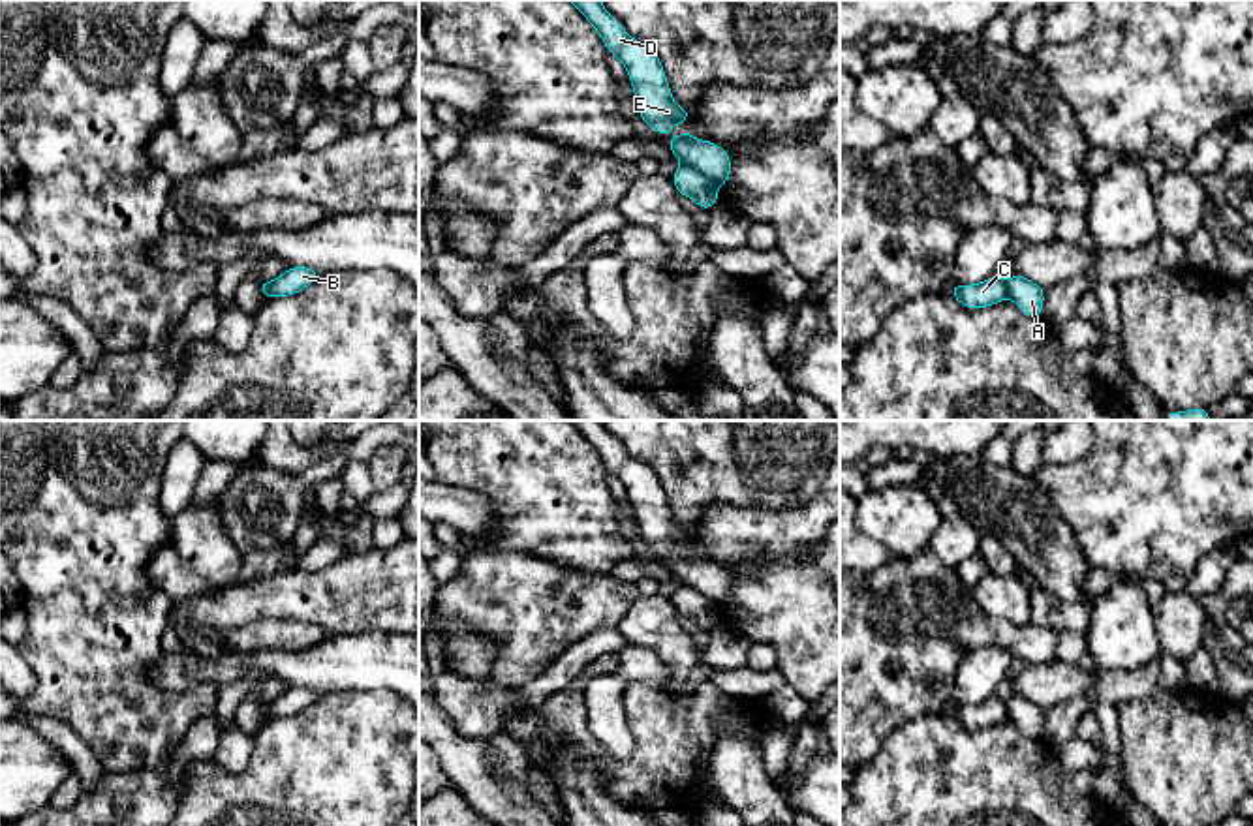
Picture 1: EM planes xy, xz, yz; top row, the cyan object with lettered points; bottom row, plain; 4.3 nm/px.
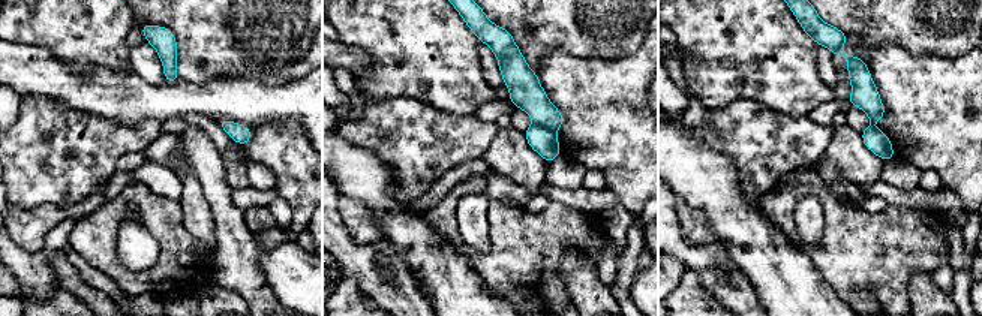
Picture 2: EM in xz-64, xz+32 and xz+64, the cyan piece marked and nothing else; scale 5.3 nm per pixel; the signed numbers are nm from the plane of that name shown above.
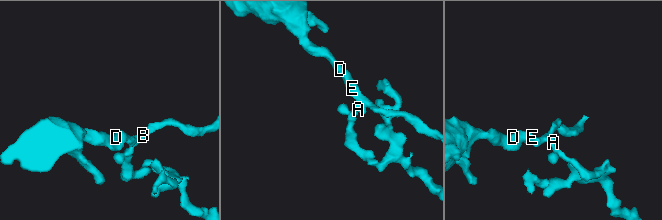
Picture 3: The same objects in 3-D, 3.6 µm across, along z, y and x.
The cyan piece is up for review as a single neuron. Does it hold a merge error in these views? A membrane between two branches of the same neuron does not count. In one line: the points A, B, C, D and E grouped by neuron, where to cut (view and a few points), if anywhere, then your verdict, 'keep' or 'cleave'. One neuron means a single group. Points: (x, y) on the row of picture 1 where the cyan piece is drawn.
groups A / B C D E; cut xz (682, 162), (707, 175), (718, 186); cleave

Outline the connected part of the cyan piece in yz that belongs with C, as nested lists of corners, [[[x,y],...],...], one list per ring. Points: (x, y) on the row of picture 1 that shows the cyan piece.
[[[994,274],[981,283],[971,283],[971,285],[951,283],[951,295],[962,306],[969,310],[979,310],[1009,298],[1009,289],[1007,289],[1007,282],[1003,282],[999,276]]]

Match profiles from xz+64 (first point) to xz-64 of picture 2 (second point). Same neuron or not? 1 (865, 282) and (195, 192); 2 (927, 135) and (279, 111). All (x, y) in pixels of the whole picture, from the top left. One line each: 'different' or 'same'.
1: different
2: different

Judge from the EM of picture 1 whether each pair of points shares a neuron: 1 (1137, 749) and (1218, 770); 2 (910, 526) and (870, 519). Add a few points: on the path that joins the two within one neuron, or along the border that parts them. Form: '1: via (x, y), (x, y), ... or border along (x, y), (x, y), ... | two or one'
1: via (1158, 749), (1180, 749), (1186, 755), (1197, 757) | one
2: via (900, 526), (889, 526), (880, 519) | one

